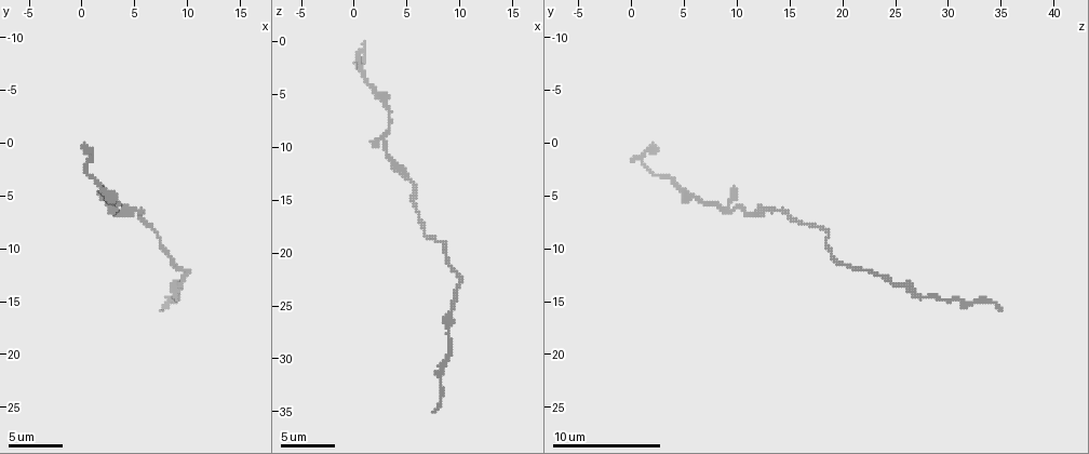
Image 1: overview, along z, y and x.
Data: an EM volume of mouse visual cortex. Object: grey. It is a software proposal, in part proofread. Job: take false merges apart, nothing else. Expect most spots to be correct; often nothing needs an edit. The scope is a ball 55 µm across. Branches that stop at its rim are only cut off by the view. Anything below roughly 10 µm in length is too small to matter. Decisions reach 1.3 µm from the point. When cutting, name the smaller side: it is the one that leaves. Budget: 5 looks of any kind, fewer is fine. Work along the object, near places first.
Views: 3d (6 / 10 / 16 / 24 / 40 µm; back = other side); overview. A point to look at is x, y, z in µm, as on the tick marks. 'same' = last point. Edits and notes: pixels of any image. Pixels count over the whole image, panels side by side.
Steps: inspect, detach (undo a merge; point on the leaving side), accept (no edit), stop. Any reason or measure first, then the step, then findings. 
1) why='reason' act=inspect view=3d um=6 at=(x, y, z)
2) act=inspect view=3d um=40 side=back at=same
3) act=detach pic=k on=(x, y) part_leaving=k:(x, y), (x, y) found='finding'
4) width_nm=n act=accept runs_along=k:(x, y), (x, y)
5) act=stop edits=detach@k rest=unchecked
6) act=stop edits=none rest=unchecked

act=inspect view=3d um=10 at=(6.4, 8.0, 17.4)

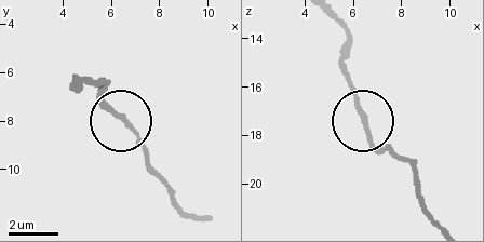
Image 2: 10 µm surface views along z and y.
act=inspect view=3d um=6 at=(6.4, 7.8, 17.3)

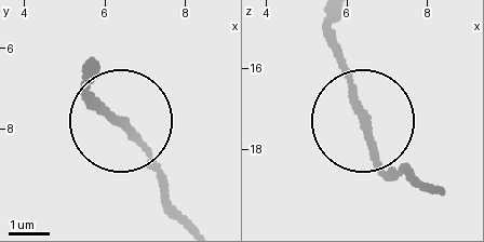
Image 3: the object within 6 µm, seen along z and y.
side_arm_um=24 act=accept found='one neuron here'

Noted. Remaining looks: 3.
why='sudden change in width' act=inspect view=3d um=10 at=(3.2, 6.2, 8.4)

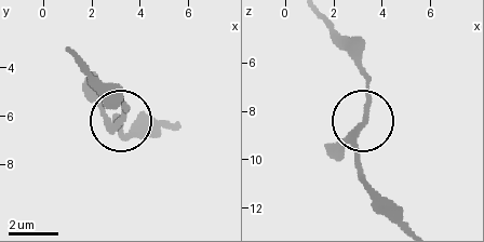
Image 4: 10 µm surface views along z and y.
width_nm=210 act=accept runs_along=4:(403, 220), (363, 177), (353, 140), (365, 109), (365, 68) found='one neuron here'

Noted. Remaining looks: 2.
why='calibre changes' act=inspect view=3d um=6 at=(2.2, 4.4, 4.4)

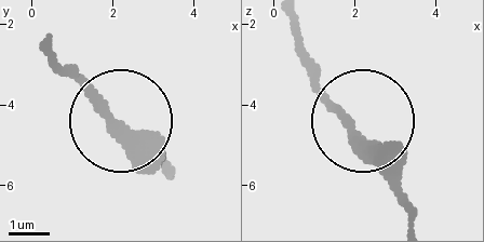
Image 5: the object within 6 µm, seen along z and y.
act=accept found='all the same neuron'

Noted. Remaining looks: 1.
act=stop edits=none rest=unchecked

